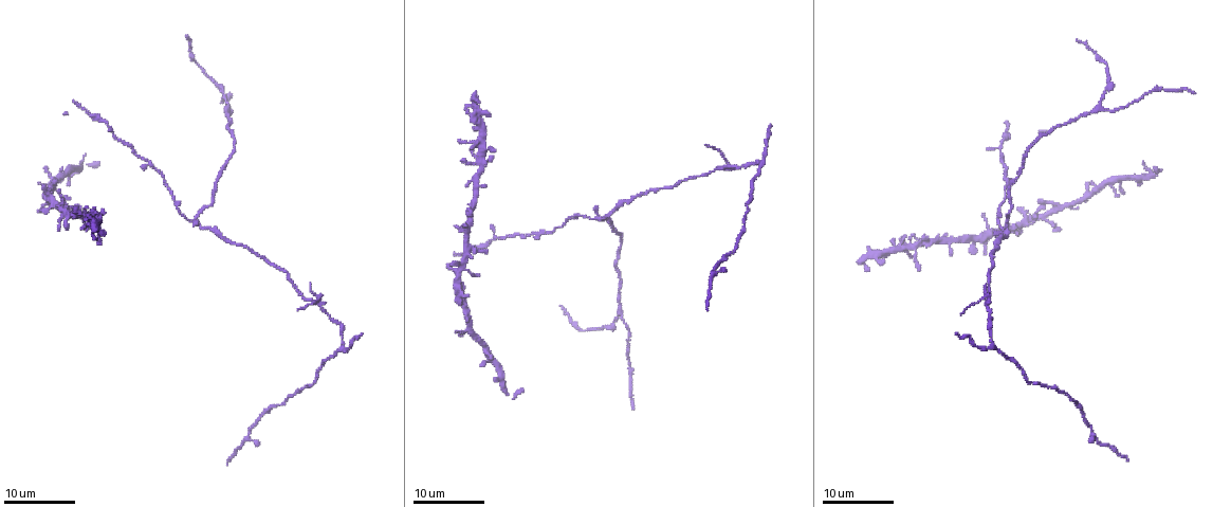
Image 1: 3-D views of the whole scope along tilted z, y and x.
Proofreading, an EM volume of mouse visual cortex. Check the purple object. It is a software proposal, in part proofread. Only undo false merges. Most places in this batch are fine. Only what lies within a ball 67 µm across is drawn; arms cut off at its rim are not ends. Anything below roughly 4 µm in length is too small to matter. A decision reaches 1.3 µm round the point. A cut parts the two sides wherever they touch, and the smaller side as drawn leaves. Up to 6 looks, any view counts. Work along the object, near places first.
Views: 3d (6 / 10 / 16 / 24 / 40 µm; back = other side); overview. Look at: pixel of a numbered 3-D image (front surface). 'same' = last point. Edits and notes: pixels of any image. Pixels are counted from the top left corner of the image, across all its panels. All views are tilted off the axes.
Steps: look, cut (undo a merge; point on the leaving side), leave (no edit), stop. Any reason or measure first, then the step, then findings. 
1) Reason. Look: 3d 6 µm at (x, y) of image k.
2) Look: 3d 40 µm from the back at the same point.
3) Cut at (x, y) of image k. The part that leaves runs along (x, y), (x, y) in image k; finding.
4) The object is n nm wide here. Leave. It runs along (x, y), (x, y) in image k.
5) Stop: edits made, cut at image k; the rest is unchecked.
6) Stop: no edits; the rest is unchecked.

Side arm on a straight run. Look: 3d 24 µm at (990, 346) of image 1.

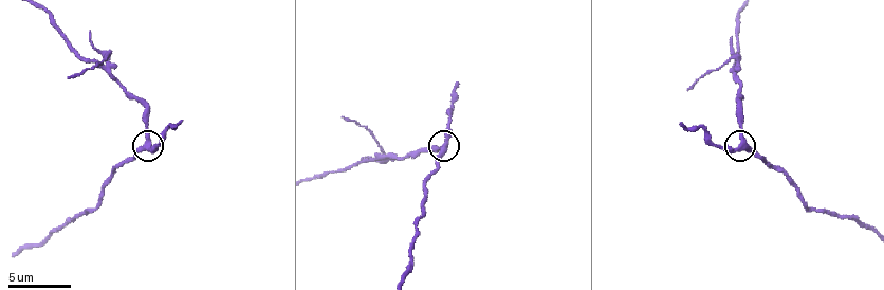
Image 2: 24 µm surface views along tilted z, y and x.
Closer look. Look: 3d 6 µm at (143, 148) of image 2.

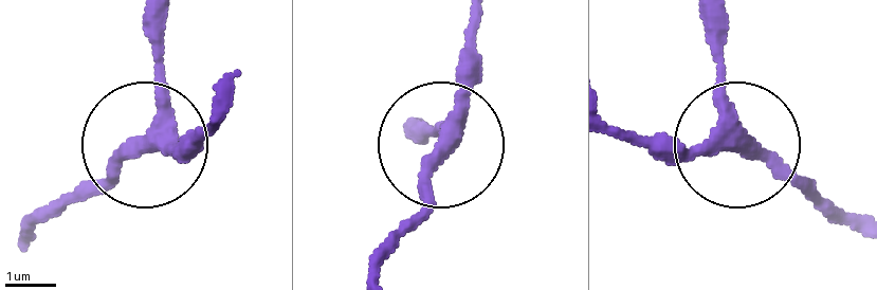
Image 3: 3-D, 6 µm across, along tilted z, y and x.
Leave. It runs along (421, 140), (442, 134), (473, 32) in image 3; continuous, no second neuron.

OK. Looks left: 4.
Three-way junction. Look: 3d 16 µm at (229, 106) of image 1.

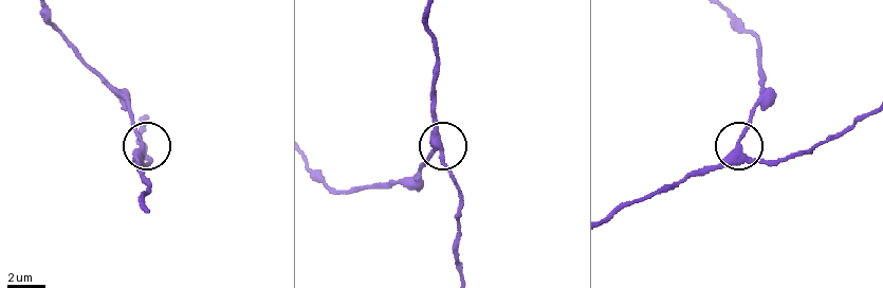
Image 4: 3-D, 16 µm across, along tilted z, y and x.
Zoom in. Look: 3d 10 µm at (738, 150) of image 4.

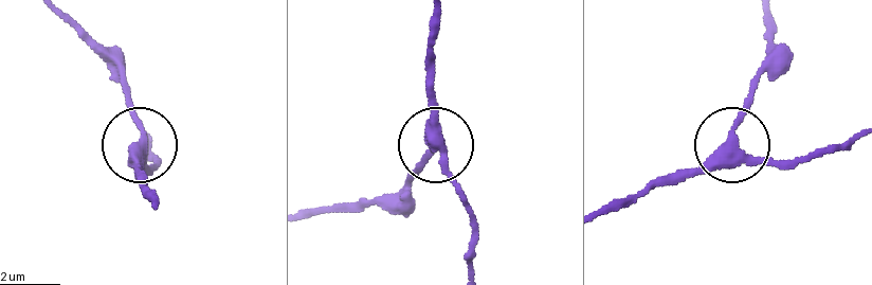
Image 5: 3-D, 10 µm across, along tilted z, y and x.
The object is 330 nm wide here. Leave. It runs along (607, 213), (683, 181), (729, 141), (762, 61) in image 5; continuous, no second neuron.

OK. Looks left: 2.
Look: 3d 24 µm at (595, 219) of image 1.

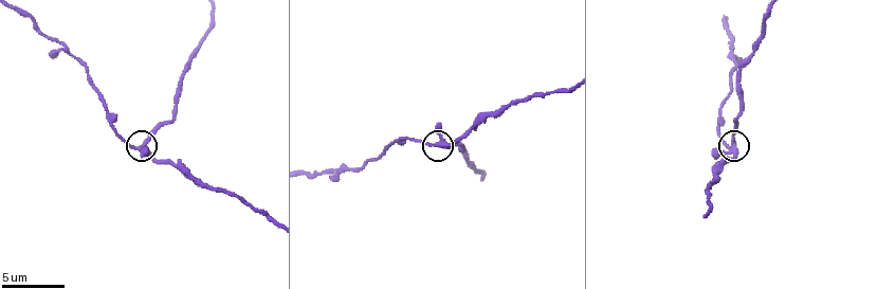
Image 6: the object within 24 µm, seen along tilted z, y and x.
Look: 3d 6 µm at (439, 143) of image 6.

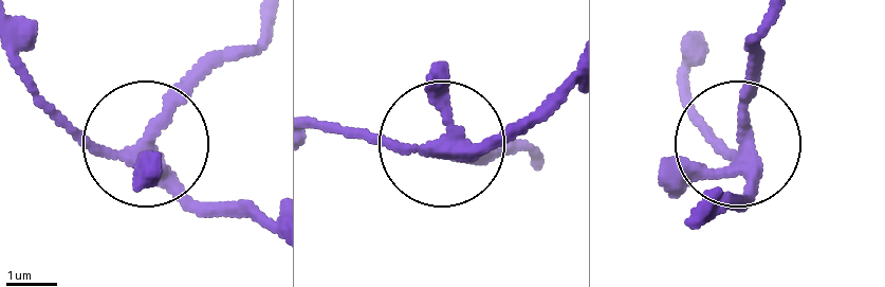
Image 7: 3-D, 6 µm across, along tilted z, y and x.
4 arms meet here. Leave. All the same neuron.

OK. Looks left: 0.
Stop: no edits; the rest is unchecked.

